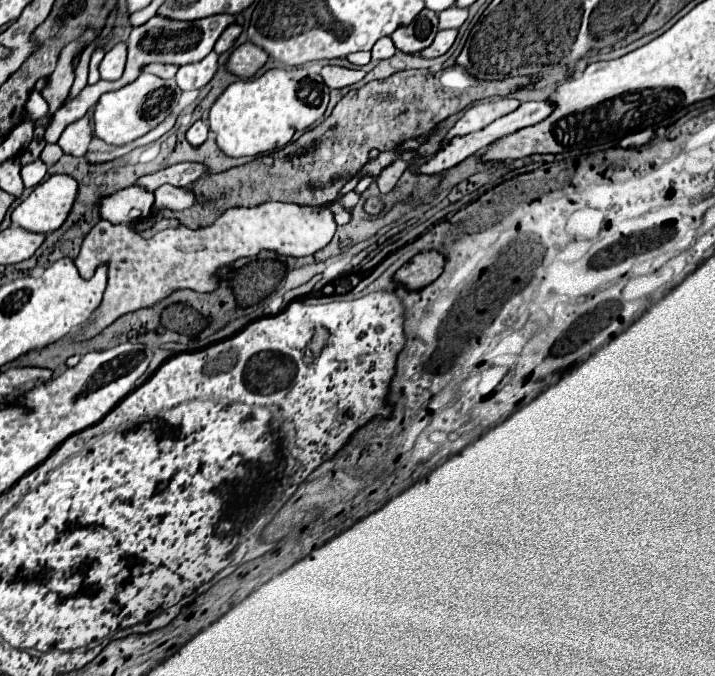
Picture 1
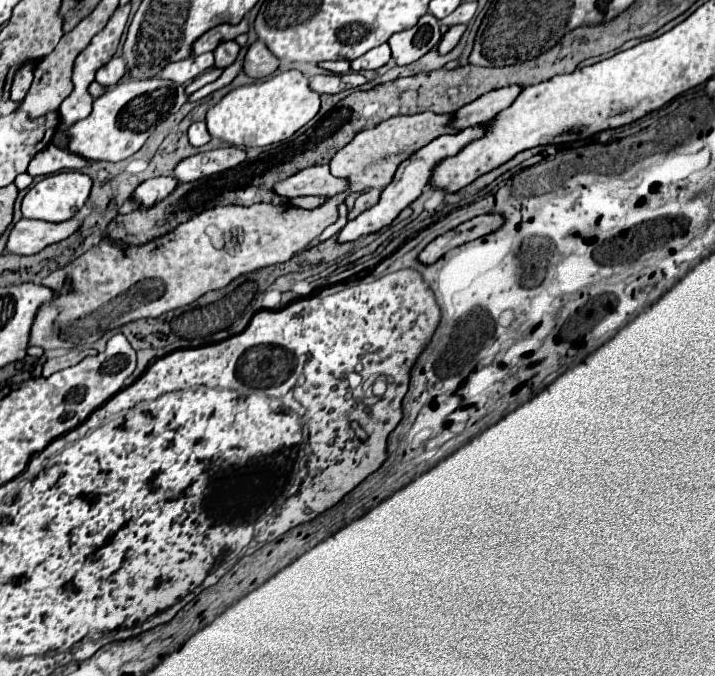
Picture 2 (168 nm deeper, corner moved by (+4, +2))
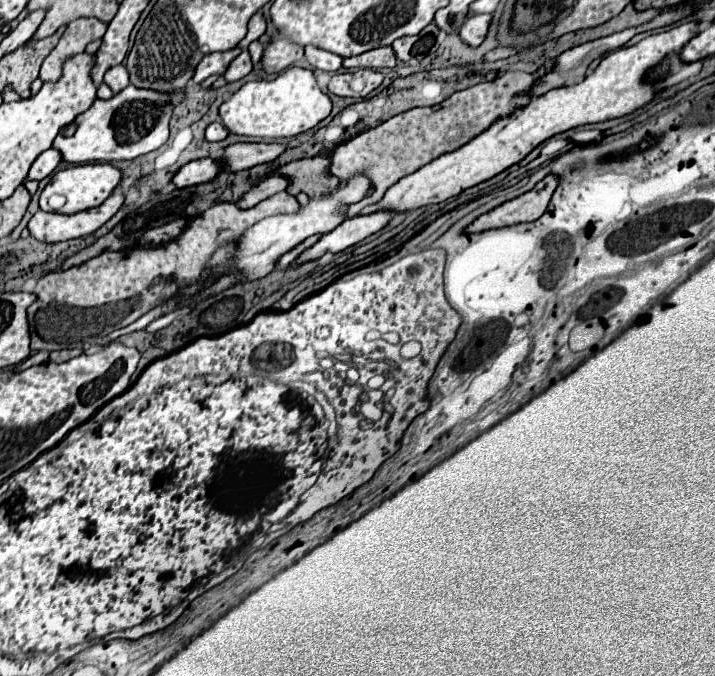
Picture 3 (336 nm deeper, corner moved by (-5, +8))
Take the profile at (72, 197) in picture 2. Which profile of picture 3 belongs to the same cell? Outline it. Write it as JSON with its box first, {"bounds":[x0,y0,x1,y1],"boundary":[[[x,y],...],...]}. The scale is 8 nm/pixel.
{"bounds":[41,164,123,214],"boundary":[[[85,164],[85,166],[69,166],[65,170],[59,170],[51,182],[45,186],[45,190],[41,192],[41,210],[53,210],[49,206],[49,198],[51,196],[65,196],[65,204],[55,210],[61,214],[75,214],[81,210],[89,210],[95,206],[101,206],[109,194],[117,188],[117,184],[121,182],[123,172],[111,164]]]}

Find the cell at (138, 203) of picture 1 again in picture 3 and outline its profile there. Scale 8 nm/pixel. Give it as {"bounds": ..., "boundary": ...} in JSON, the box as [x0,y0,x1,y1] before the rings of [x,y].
{"bounds":[173,158,223,188],"boundary":[[[201,158],[185,164],[173,178],[173,184],[177,188],[185,186],[195,186],[195,184],[205,184],[217,178],[223,172],[223,166],[215,158]]]}

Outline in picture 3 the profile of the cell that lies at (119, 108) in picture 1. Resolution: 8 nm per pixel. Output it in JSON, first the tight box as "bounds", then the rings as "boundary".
{"bounds":[53,86,183,164],"boundary":[[[127,86],[109,100],[95,100],[95,104],[75,118],[77,132],[69,138],[57,136],[53,148],[67,164],[91,164],[133,160],[161,148],[169,138],[169,118],[173,106],[183,98],[183,92],[143,92],[141,88]]]}

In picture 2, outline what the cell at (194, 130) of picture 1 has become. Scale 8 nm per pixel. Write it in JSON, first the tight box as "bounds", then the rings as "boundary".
{"bounds":[188,70,320,148],"boundary":[[[286,70],[282,74],[270,76],[262,82],[240,86],[226,94],[216,106],[206,112],[206,122],[194,122],[188,128],[188,138],[192,146],[204,146],[210,136],[216,136],[238,148],[268,146],[290,138],[298,128],[312,120],[318,110],[320,94],[310,88],[308,78],[298,70]]]}

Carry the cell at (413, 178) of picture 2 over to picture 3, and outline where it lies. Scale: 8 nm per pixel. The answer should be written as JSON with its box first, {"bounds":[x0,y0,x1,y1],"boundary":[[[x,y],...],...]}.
{"bounds":[291,212,391,266],"boundary":[[[375,212],[371,216],[353,216],[347,218],[343,224],[339,224],[339,228],[323,234],[311,248],[303,250],[293,262],[291,266],[301,266],[309,260],[317,260],[327,252],[343,252],[349,246],[359,244],[361,240],[365,240],[367,236],[379,232],[391,218],[391,212]]]}

